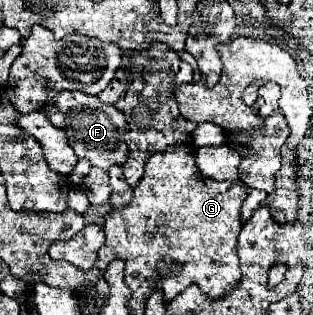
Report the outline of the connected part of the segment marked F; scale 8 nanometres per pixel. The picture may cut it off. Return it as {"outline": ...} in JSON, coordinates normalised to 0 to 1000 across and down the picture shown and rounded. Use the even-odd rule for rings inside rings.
{"outline":[[[246,289],[188,295],[182,314],[188,314],[188,327],[144,333],[131,352],[169,384],[169,397],[182,397],[188,410],[208,416],[220,460],[233,467],[246,498],[278,498],[291,511],[291,524],[335,537],[335,543],[348,543],[361,524],[387,530],[406,511],[412,473],[393,441],[399,371],[367,333],[342,333],[297,302],[272,302],[272,295],[246,295]]]}

